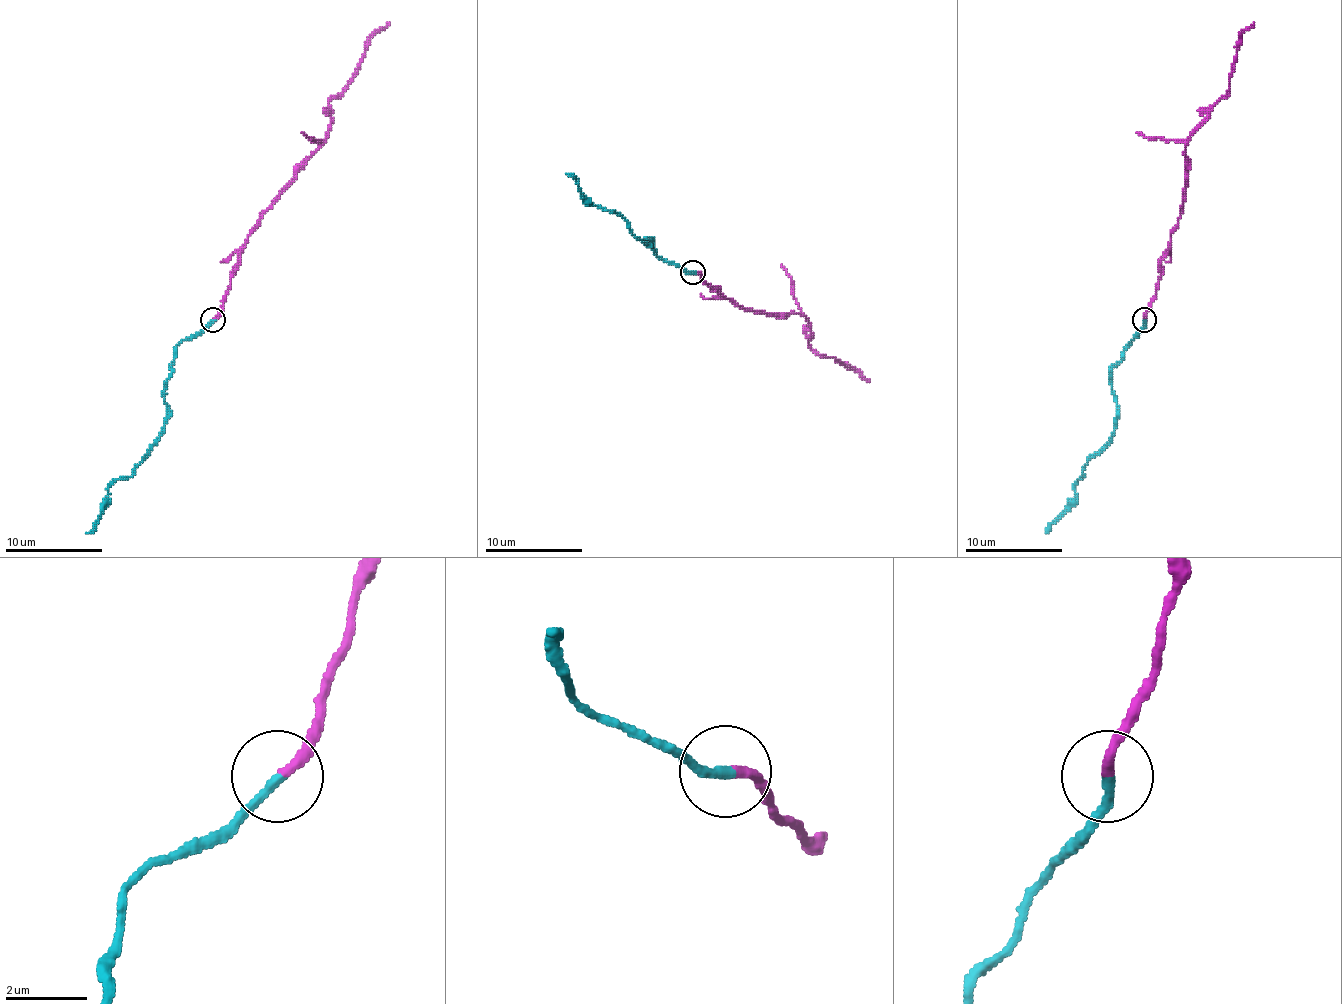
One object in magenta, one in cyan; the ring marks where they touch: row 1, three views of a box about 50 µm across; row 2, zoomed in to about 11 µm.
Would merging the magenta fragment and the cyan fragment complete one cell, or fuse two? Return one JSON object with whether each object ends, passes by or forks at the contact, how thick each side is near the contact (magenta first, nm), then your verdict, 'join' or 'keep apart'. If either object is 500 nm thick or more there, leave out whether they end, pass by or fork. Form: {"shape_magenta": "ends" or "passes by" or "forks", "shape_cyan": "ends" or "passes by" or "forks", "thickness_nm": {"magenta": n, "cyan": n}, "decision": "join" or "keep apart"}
{"shape_magenta": "ends", "shape_cyan": "ends", "thickness_nm": {"magenta": 240, "cyan": 240}, "decision": "keep apart"}

